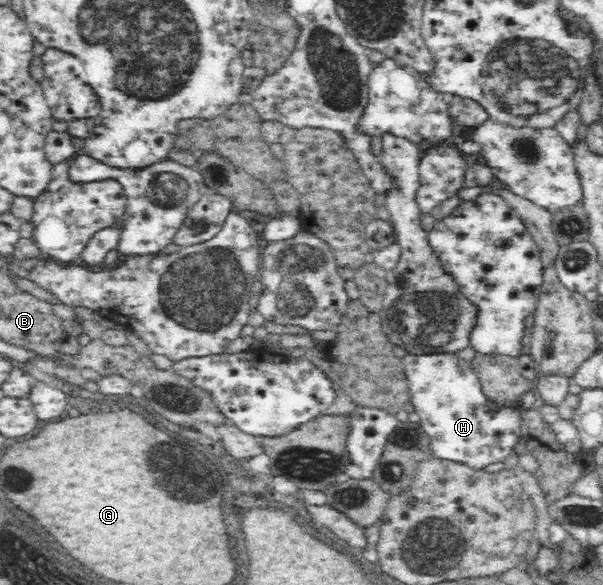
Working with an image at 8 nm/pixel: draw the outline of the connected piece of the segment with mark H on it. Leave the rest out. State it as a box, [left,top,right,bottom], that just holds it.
[401,353,521,470]

